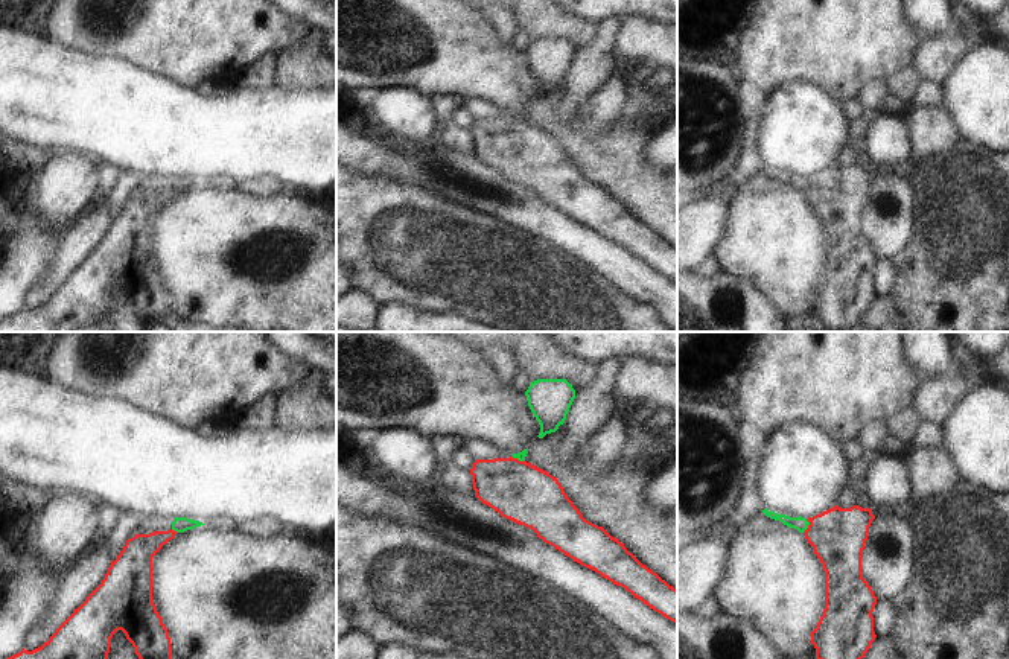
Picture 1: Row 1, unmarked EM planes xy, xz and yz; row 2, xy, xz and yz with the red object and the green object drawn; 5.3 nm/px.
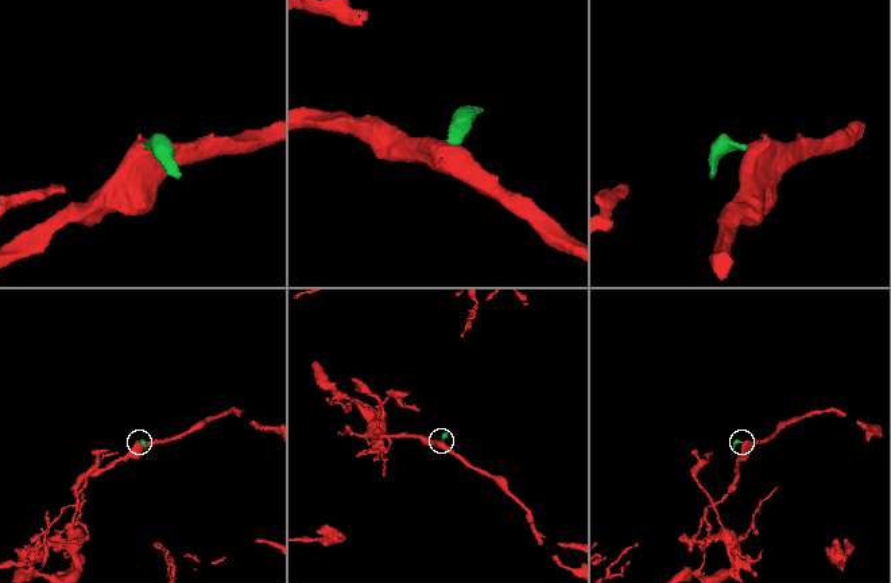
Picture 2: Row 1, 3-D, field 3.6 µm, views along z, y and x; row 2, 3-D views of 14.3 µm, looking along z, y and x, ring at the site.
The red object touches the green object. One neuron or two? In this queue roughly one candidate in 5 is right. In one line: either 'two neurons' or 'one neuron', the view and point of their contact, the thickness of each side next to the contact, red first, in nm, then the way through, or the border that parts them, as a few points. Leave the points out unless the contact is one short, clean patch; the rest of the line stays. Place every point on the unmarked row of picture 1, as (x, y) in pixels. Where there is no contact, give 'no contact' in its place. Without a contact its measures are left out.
two neurons | yz (808, 184) | 300/80 nm | along yz (807, 178), (808, 184), (802, 191)

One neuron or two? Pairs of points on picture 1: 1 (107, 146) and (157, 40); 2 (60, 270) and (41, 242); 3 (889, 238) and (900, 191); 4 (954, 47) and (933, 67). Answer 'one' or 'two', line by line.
1: two
2: two
3: one
4: one

